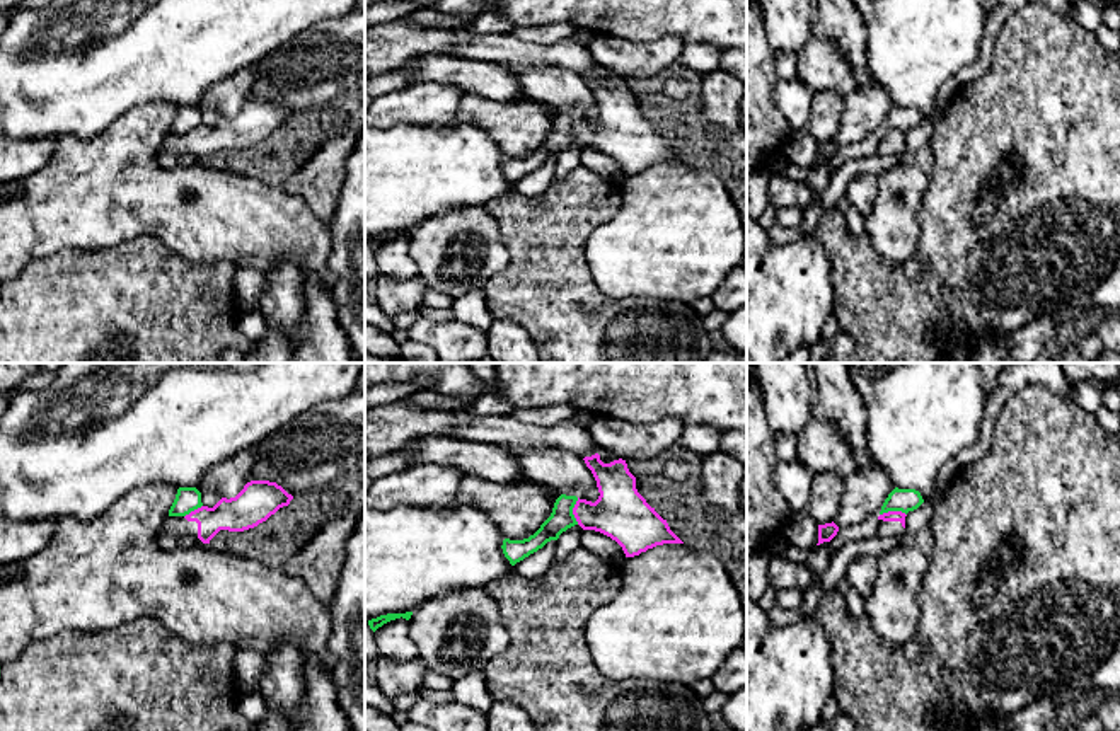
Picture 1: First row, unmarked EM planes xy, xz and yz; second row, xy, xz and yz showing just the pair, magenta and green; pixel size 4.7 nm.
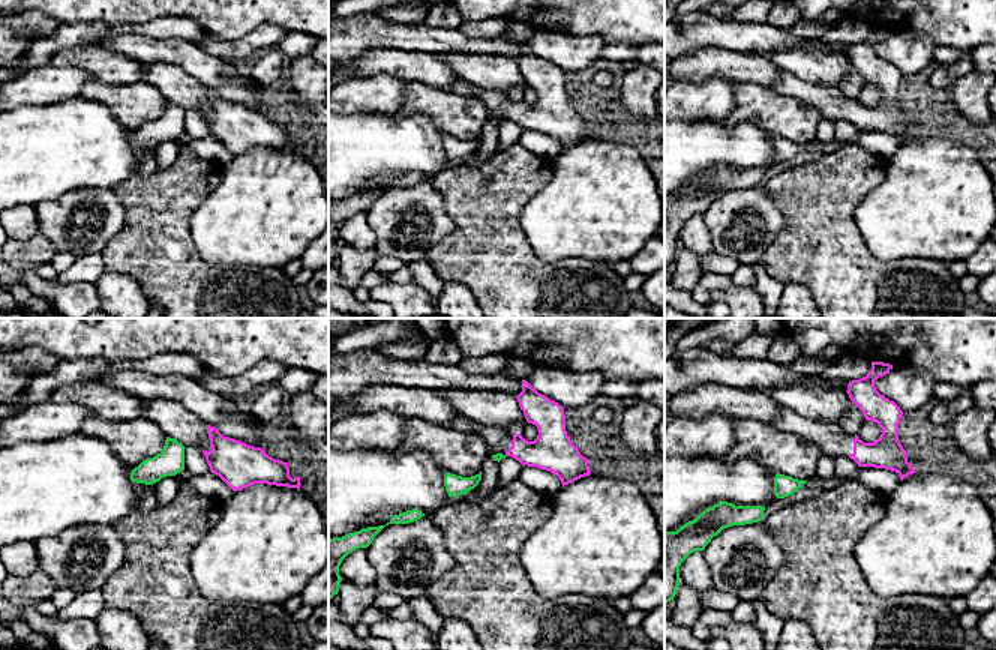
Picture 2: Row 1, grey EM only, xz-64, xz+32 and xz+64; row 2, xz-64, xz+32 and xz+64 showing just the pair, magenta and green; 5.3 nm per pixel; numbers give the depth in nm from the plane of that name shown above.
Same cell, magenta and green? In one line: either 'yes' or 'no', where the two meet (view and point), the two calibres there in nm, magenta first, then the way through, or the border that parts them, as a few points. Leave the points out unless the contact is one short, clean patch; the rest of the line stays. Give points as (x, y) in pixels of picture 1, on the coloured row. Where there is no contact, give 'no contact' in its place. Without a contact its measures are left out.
no | xz (573, 512) | 260/120 nm | along xz (578, 498), (573, 508), (577, 523)

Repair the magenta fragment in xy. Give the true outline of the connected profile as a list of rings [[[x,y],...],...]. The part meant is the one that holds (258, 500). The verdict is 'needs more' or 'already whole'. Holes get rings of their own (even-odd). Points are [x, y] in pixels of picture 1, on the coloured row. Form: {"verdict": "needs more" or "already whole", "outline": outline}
{"verdict": "needs more", "outline": [[[251,481],[235,498],[222,498],[213,508],[201,506],[186,516],[167,516],[159,533],[186,533],[210,544],[220,530],[244,532],[257,527],[292,499],[276,482]]]}

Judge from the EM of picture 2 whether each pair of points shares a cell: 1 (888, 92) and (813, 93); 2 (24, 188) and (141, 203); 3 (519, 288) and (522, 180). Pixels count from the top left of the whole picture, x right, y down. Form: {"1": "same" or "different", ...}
{"1": "same", "2": "different", "3": "same"}

